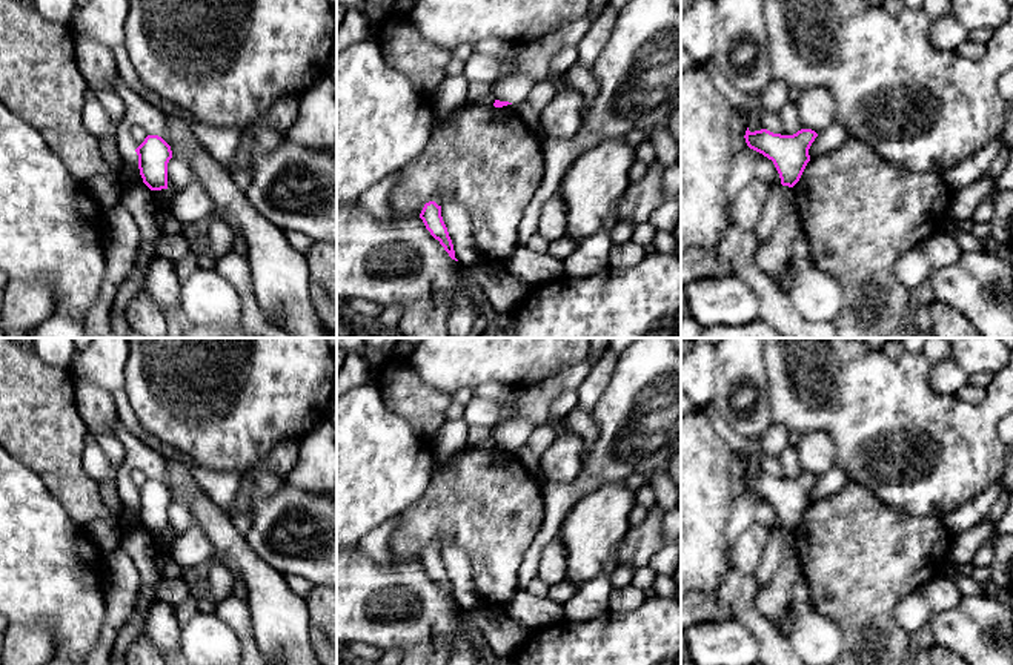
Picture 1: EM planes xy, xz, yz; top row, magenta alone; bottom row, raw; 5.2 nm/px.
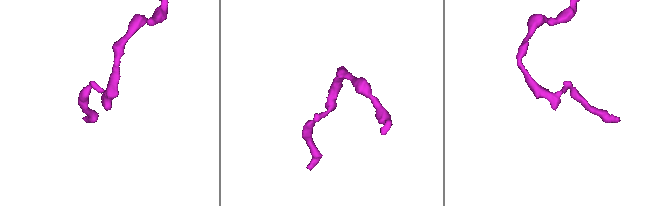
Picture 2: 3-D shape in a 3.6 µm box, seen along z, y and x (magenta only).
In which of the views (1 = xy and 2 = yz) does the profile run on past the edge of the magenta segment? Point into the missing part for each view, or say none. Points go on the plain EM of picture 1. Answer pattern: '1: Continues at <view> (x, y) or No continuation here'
1: No continuation here
2: No continuation here

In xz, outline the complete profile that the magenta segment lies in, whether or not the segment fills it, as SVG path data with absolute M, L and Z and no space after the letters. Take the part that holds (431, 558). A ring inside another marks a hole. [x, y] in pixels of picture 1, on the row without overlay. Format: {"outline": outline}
{"outline": "M435 545L426 547L420 557L420 562L423 564L430 579L440 585L440 588L444 591L449 600L458 605L455 602L455 594L453 594L452 584L449 581L447 571L441 561L441 550L438 550Z"}

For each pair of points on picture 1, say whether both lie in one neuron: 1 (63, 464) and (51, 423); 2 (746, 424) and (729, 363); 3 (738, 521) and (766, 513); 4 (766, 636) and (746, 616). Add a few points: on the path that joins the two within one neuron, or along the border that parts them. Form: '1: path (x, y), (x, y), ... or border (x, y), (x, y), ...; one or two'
1: path (54, 453), (51, 433); one
2: path (732, 412), (726, 404), (729, 380); one
3: path (744, 515), (760, 513); one
4: path (763, 631), (750, 619); one

